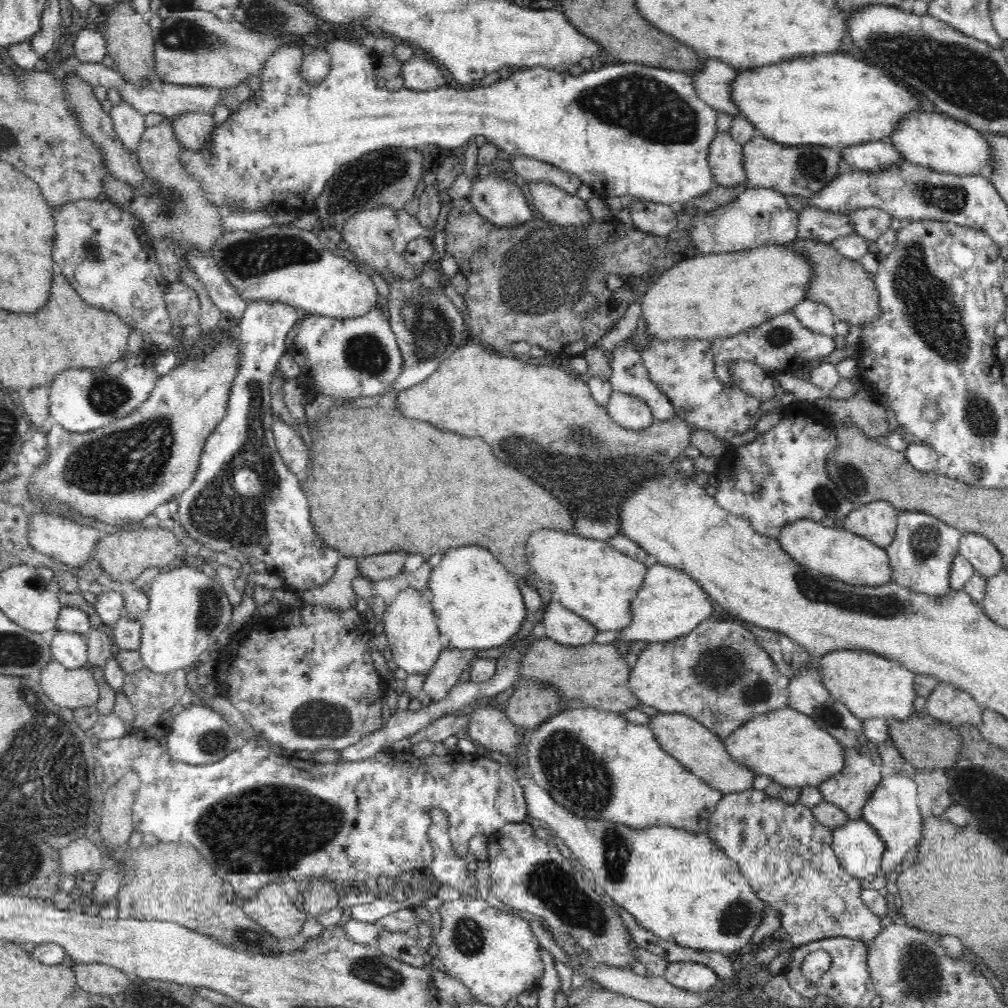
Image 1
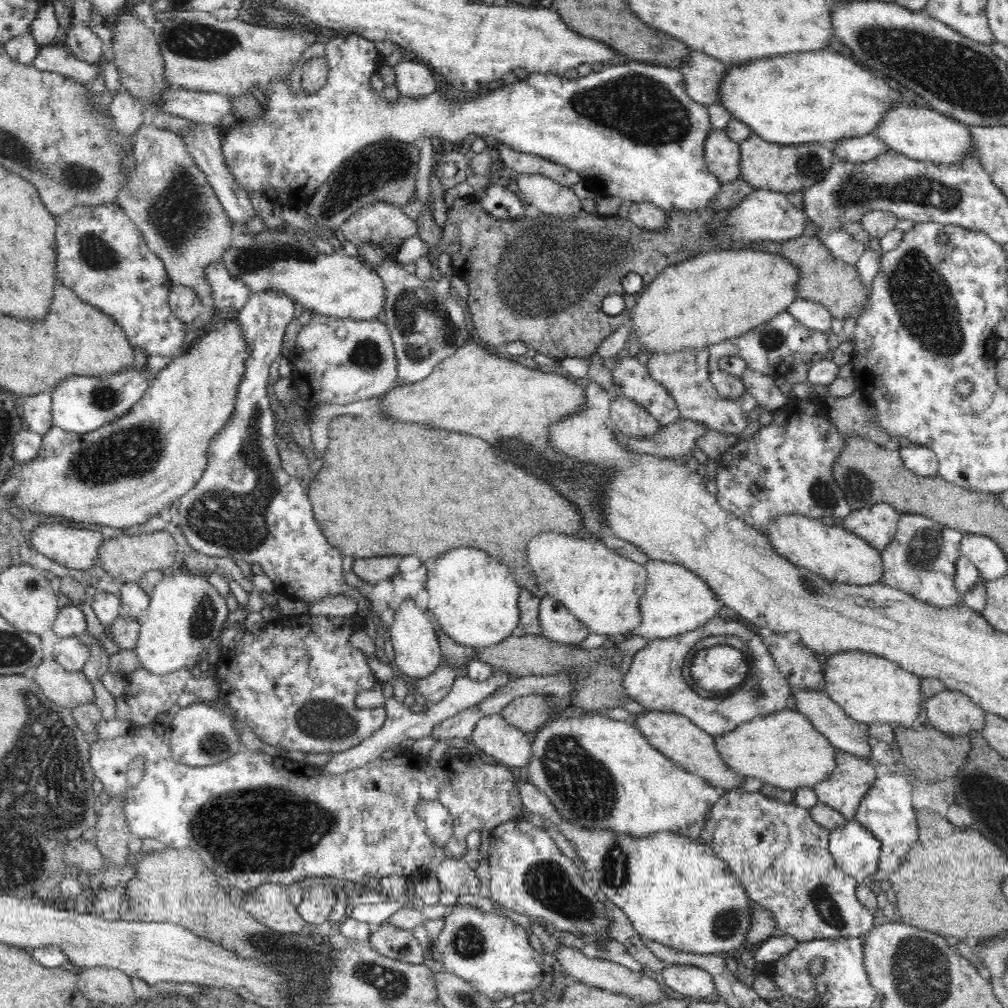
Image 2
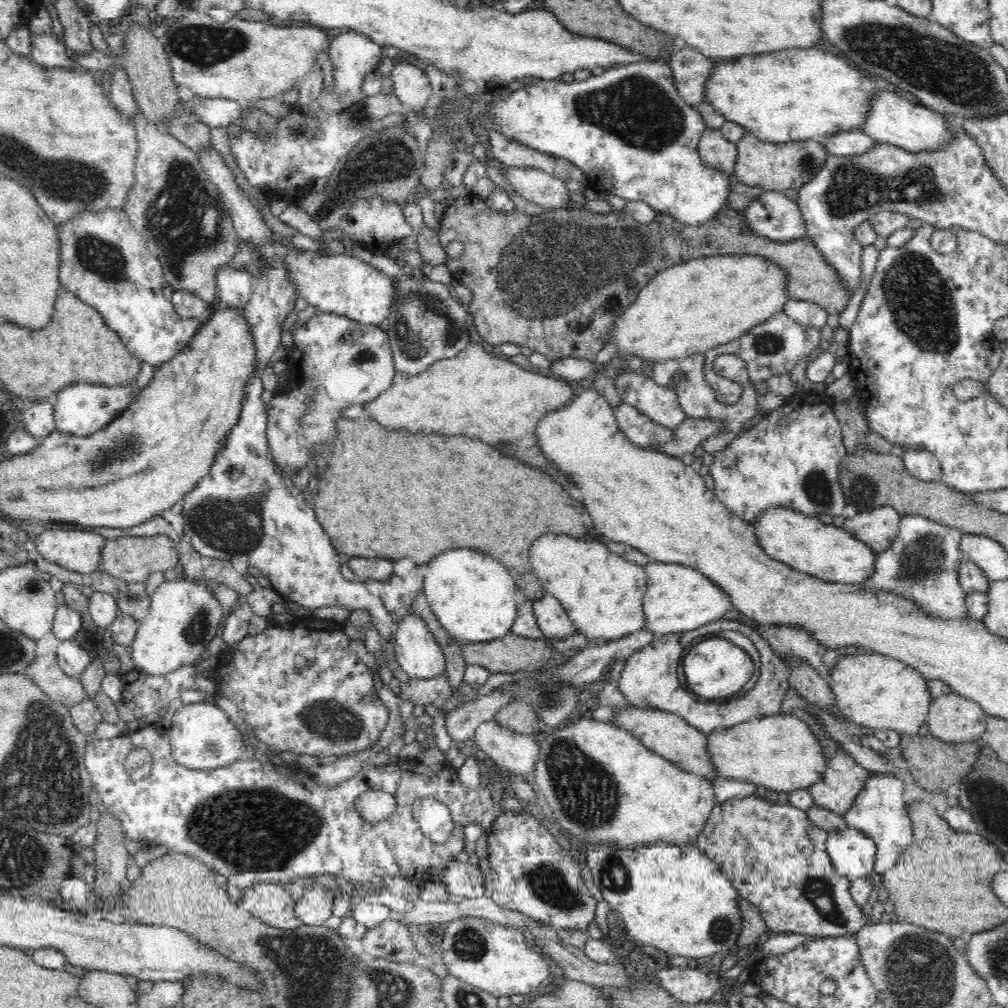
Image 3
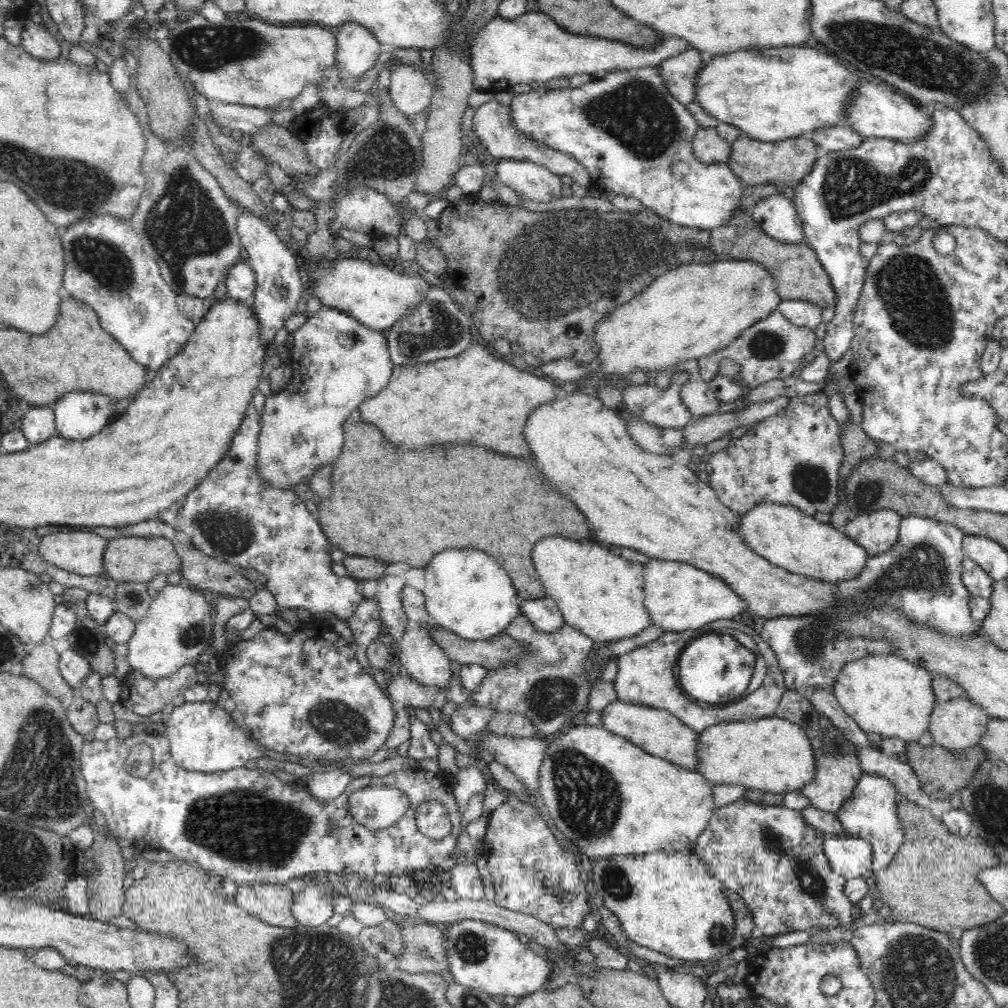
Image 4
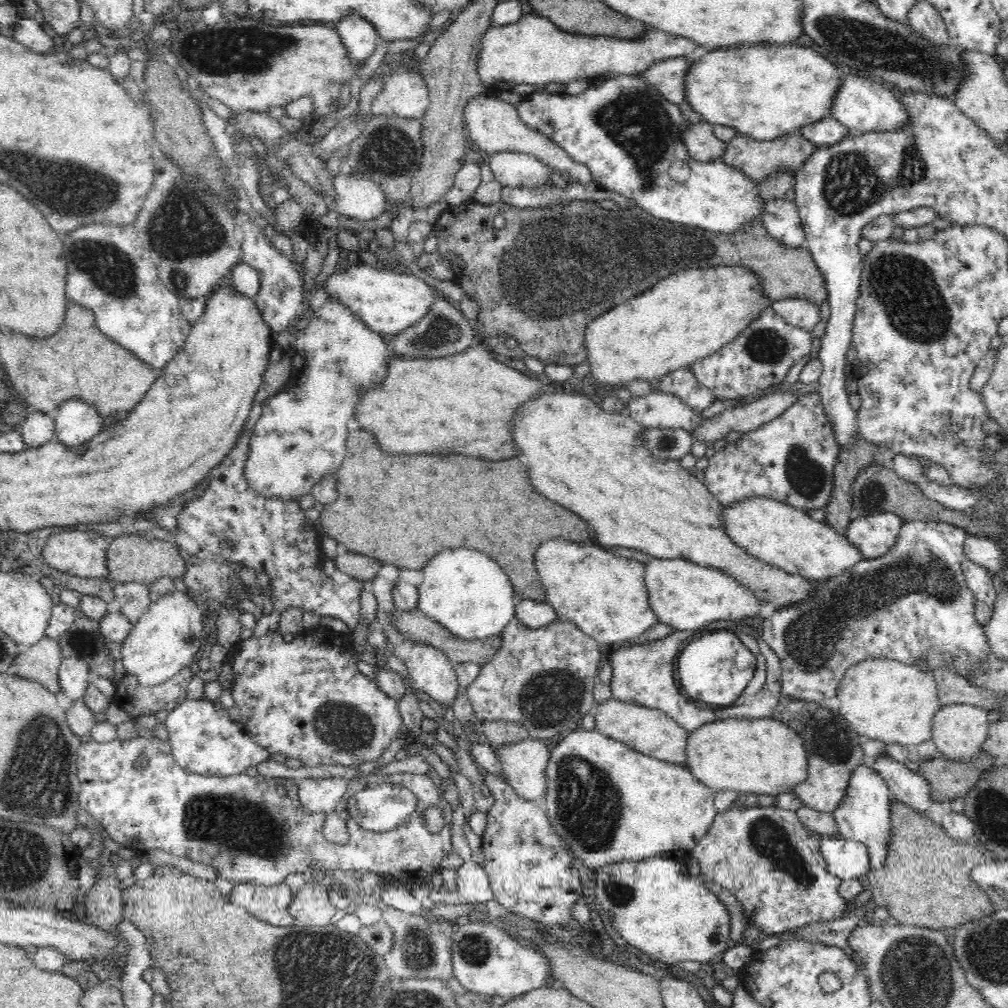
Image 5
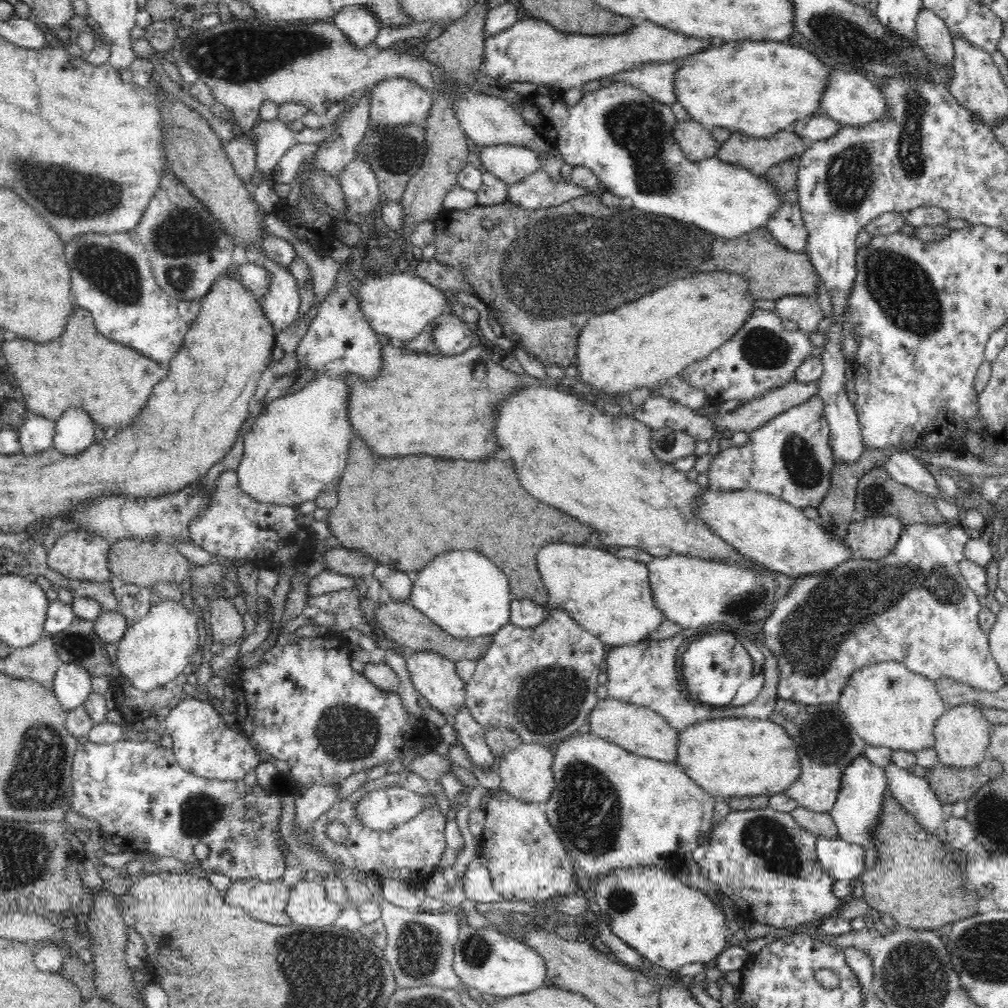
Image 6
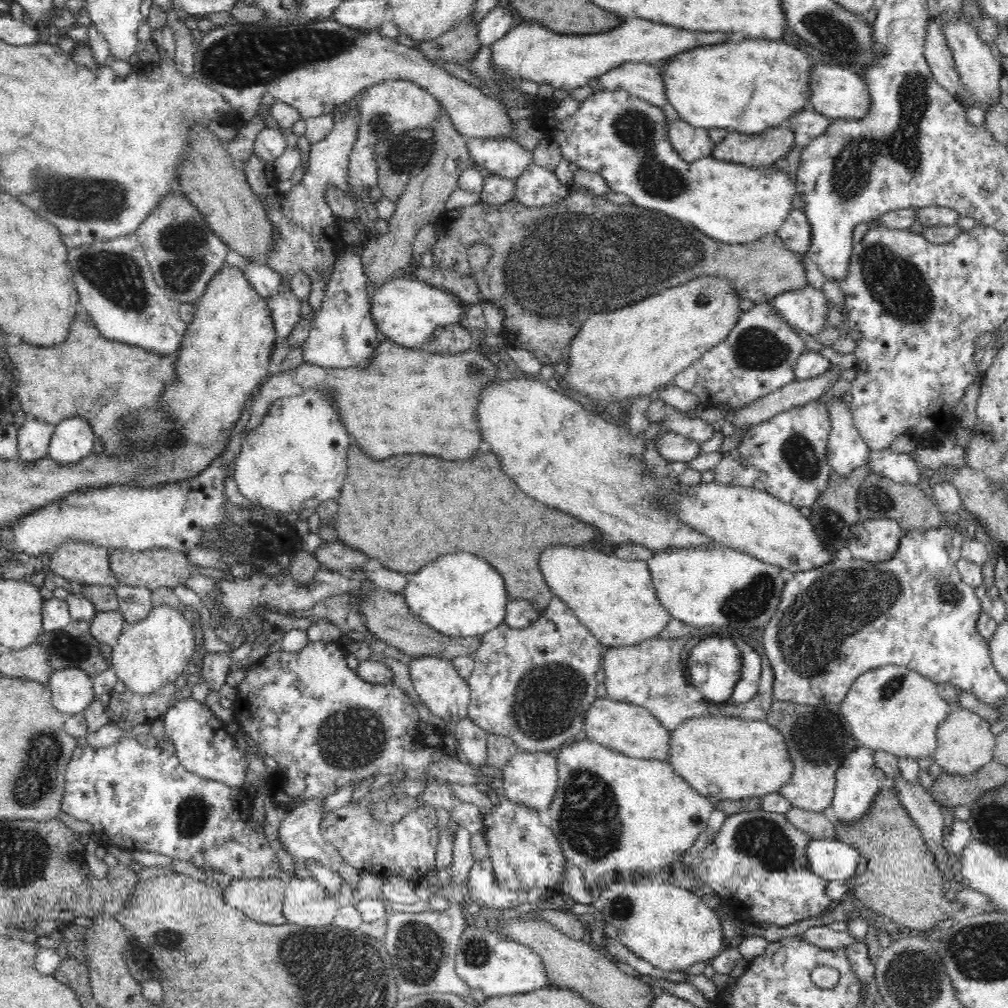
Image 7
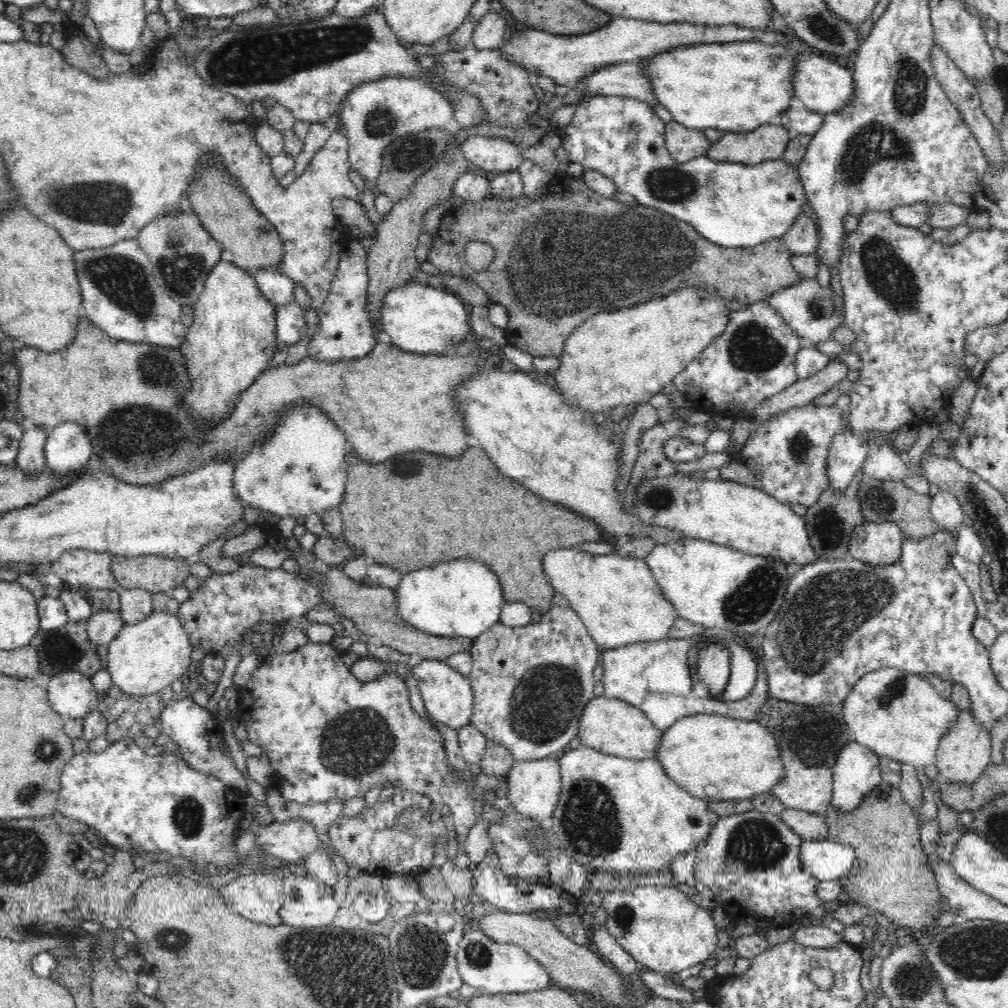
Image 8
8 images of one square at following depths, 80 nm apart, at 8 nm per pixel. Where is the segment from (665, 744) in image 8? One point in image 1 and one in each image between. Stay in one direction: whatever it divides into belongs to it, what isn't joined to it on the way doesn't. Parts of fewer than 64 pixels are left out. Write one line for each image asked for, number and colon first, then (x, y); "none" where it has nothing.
1: (790, 747)
2: (784, 749)
3: (781, 752)
4: (772, 754)
5: (754, 756)
6: (727, 757)
7: (744, 758)

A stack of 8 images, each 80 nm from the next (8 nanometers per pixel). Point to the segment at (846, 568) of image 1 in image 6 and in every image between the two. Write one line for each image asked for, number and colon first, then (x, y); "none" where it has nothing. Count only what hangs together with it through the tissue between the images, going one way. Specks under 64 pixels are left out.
2: (840, 556)
3: (826, 551)
4: (803, 545)
5: (785, 537)
6: (769, 532)

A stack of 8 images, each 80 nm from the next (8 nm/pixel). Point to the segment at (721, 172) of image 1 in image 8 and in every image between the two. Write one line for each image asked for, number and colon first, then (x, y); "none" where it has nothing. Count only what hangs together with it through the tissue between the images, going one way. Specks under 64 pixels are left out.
2: (722, 154)
3: (716, 152)
4: (708, 147)
5: (702, 144)
6: (696, 140)
7: (691, 143)
8: (683, 143)

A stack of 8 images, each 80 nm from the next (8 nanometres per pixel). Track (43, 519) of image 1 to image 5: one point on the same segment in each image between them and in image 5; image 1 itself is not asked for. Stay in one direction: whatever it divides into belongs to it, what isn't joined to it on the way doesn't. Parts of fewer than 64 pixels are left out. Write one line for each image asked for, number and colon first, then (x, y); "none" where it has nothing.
2: (72, 547)
3: (77, 550)
4: (81, 552)
5: (83, 554)

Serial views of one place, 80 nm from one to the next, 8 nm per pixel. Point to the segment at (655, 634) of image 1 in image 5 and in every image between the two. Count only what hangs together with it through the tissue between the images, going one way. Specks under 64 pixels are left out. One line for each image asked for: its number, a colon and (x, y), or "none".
2: (675, 601)
3: (678, 599)
4: (678, 596)
5: (687, 596)

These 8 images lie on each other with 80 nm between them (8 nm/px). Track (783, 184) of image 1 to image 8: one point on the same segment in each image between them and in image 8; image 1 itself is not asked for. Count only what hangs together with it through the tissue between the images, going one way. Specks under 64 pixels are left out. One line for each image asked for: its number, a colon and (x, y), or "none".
2: (765, 165)
3: (778, 167)
4: (787, 162)
5: (757, 158)
6: (758, 155)
7: (765, 148)
8: (768, 142)

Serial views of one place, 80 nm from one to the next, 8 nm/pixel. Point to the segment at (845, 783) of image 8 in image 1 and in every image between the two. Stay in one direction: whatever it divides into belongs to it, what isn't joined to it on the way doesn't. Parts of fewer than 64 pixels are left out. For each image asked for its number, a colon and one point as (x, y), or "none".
1: (894, 811)
2: (887, 810)
3: (880, 810)
4: (870, 813)
5: (863, 814)
6: (856, 812)
7: (858, 779)

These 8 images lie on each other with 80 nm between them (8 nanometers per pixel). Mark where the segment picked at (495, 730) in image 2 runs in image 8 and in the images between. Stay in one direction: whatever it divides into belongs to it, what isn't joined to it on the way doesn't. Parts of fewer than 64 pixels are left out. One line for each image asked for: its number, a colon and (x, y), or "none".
3: (507, 749)
4: (522, 756)
5: (522, 764)
6: (526, 773)
7: (530, 779)
8: (533, 786)

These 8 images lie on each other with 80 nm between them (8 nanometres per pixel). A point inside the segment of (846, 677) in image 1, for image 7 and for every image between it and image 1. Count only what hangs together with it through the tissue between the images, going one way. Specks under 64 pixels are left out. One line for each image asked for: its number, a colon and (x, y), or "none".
2: (870, 688)
3: (872, 690)
4: (885, 695)
5: (881, 699)
6: (887, 704)
7: (891, 708)

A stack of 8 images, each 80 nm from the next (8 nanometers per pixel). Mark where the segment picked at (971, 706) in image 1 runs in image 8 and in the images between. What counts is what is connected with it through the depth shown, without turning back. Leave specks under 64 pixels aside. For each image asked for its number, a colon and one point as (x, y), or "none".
2: (953, 712)
3: (951, 717)
4: (957, 725)
5: (959, 730)
6: (963, 735)
7: (965, 743)
8: (963, 753)

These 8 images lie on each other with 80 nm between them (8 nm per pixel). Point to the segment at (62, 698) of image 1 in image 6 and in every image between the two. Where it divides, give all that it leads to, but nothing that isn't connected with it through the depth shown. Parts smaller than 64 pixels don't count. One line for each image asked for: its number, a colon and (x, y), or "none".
2: (68, 689)
3: (45, 672)
4: (42, 663)
5: (40, 662)
6: (38, 662)

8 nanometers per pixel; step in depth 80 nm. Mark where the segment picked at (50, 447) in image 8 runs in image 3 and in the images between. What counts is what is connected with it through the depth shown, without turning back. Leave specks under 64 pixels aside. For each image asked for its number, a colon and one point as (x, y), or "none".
3: (81, 408)
4: (79, 414)
5: (76, 422)
6: (74, 431)
7: (73, 440)

